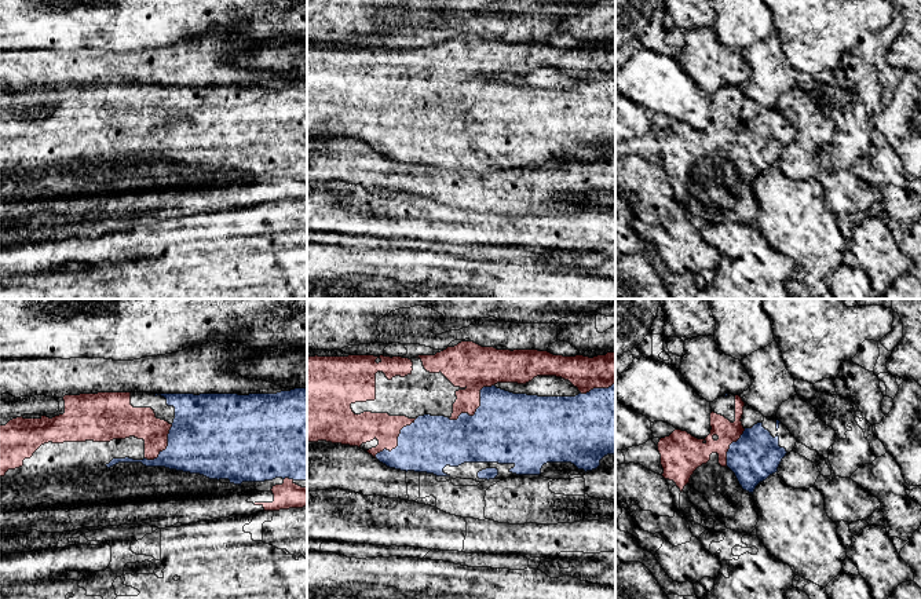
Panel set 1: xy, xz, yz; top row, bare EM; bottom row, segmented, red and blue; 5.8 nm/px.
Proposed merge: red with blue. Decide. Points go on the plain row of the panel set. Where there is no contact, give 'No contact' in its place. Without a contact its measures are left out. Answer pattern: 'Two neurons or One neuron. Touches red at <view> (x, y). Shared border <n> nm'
One neuron. Touches red at xz (477, 99). Shared border 340 nm

